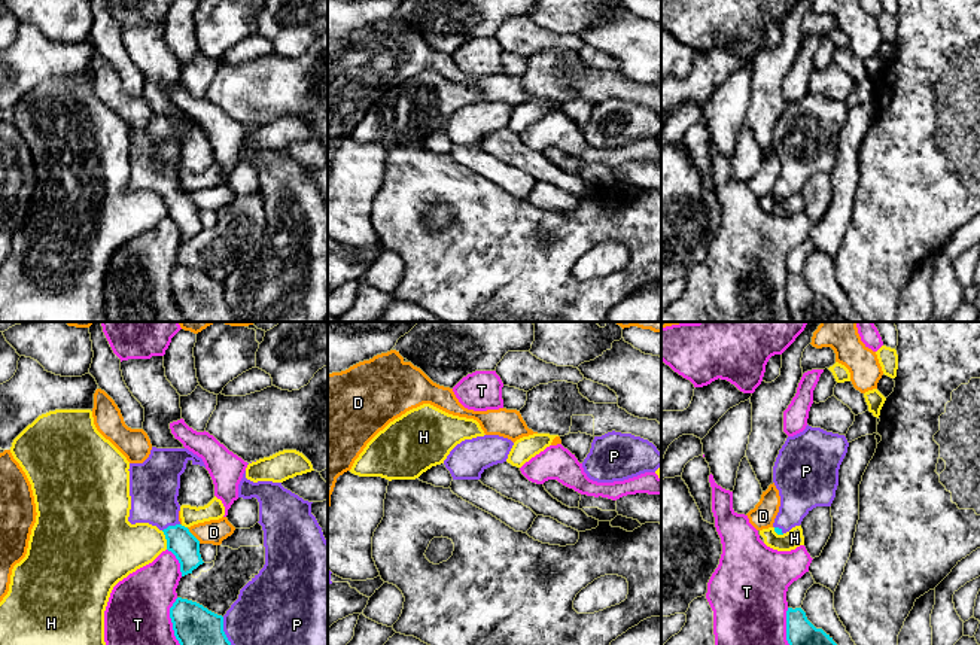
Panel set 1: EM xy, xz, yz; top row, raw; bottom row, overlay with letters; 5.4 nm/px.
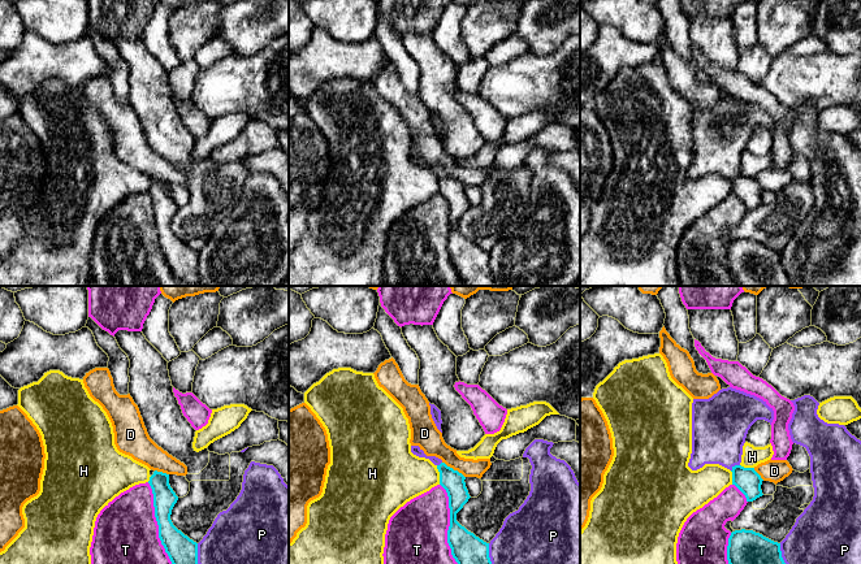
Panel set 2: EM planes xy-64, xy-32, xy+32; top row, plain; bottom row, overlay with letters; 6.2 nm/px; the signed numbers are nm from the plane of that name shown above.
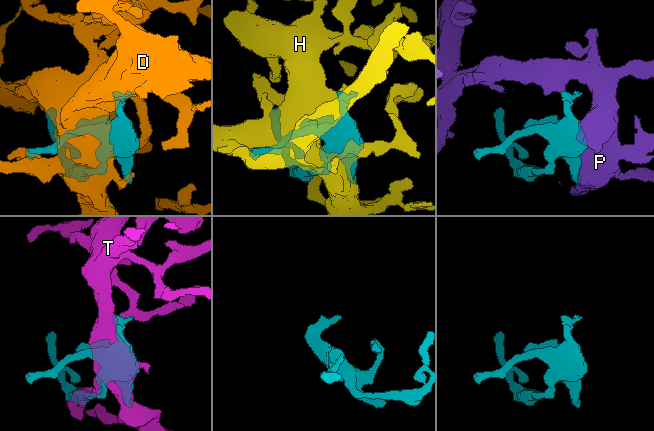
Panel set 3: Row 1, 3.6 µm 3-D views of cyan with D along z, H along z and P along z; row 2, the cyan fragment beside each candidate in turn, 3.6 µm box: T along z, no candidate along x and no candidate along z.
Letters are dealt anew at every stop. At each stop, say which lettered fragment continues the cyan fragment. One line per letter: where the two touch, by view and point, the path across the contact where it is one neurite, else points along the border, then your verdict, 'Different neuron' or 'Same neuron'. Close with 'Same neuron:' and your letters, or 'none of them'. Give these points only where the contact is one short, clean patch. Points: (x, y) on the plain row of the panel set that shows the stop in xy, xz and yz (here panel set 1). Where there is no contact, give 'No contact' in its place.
D: Touches cyan at xy (192, 201). Different neuron
H: Touches cyan at xy (166, 204). Different neuron
P: Touches cyan at xy (170, 192). Same neuron
T: Touches cyan at xy (173, 292). Different neuron
Same neuron: P

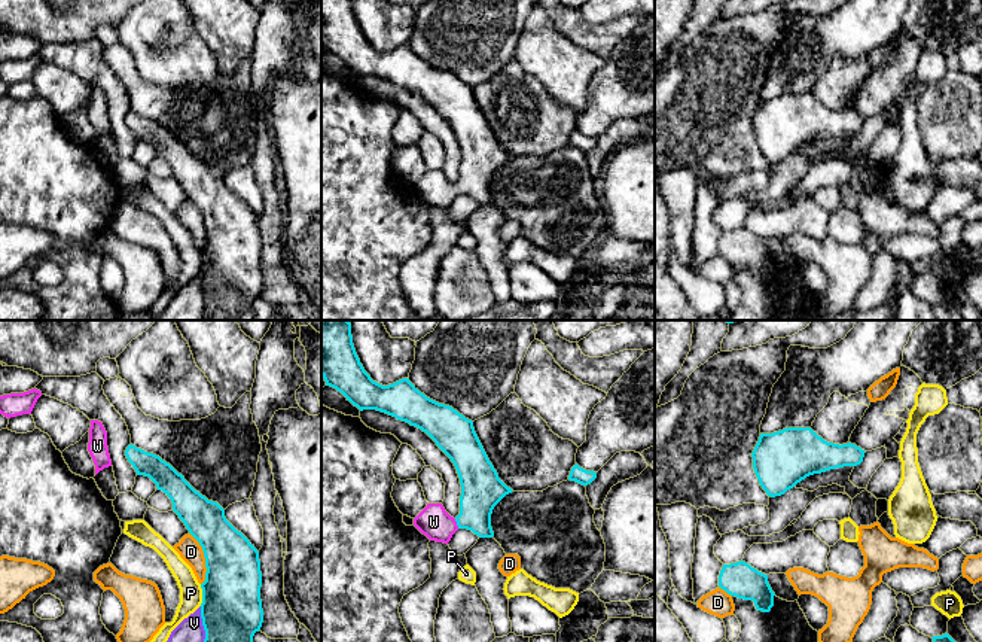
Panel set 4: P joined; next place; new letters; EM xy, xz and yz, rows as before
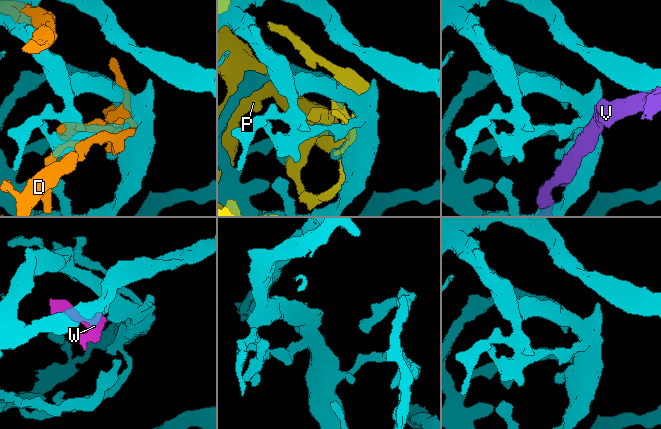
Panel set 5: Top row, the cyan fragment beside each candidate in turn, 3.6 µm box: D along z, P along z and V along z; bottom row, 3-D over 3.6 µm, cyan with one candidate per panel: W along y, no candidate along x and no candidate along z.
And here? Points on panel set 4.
D: Touches cyan at xy (206, 225). Different neuron
P: Touches cyan at xy (203, 261). Different neuron
V: Touches cyan at xy (204, 295). Different neuron
W: Touches cyan at xz (457, 189). Path across: xz (481, 155), (476, 170), (457, 189), (433, 188). Same neuron
Same neuron: W

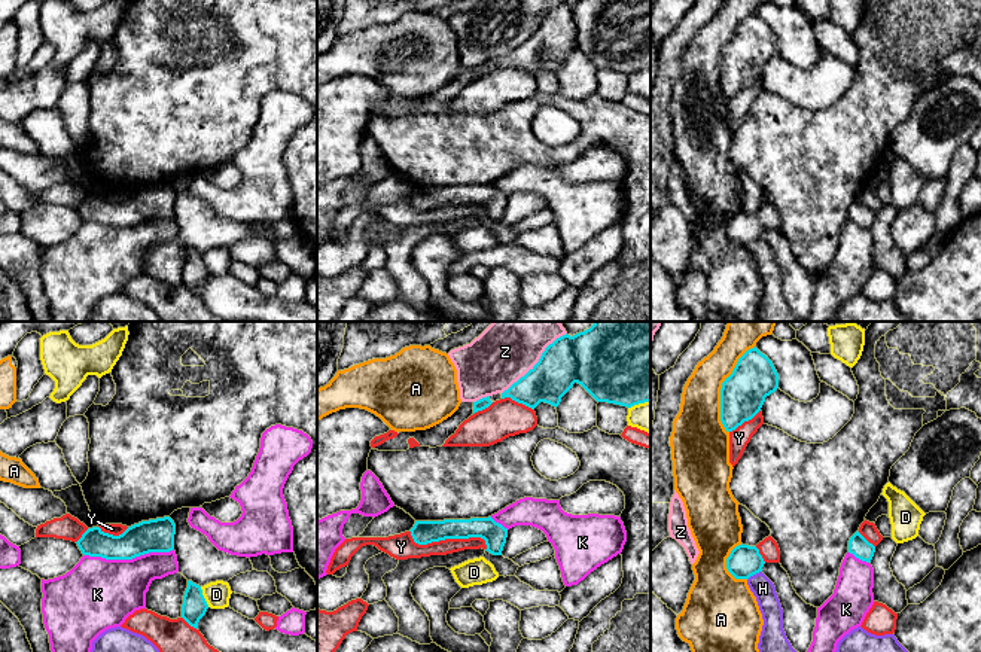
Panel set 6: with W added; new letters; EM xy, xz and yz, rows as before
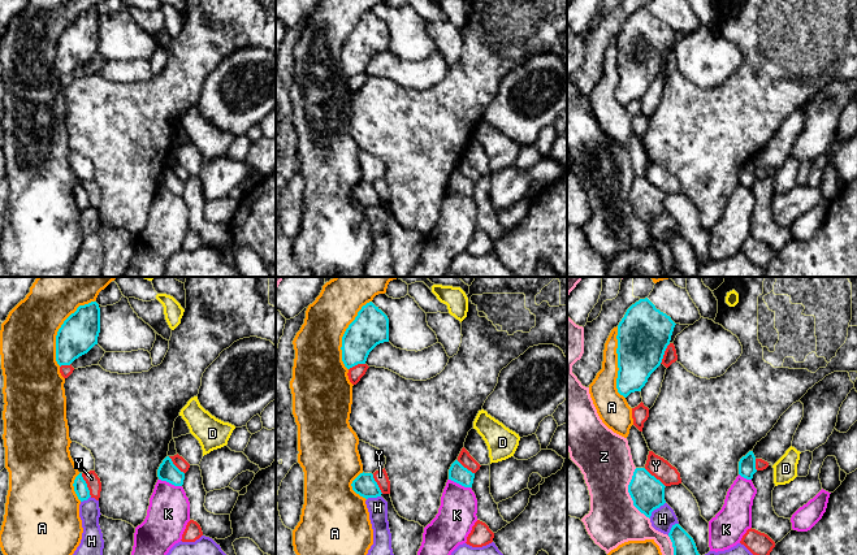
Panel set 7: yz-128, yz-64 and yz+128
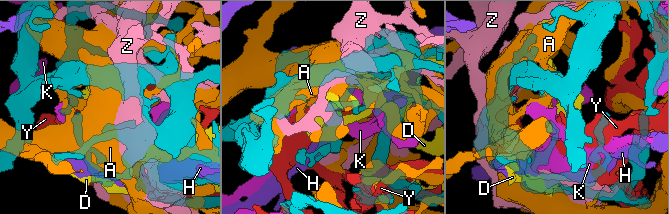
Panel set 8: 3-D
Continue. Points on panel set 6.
A: Touches cyan at yz (721, 55). Different neuron
D: Touches cyan at xy (203, 264). Different neuron
H: Touches cyan at yz (753, 240). Different neuron
K: Touches cyan at xy (128, 225). Different neuron
Y: Touches cyan at xz (448, 204). Different neuron
Z: Touches cyan at xz (538, 29). Different neuron
Same neuron: none of them

